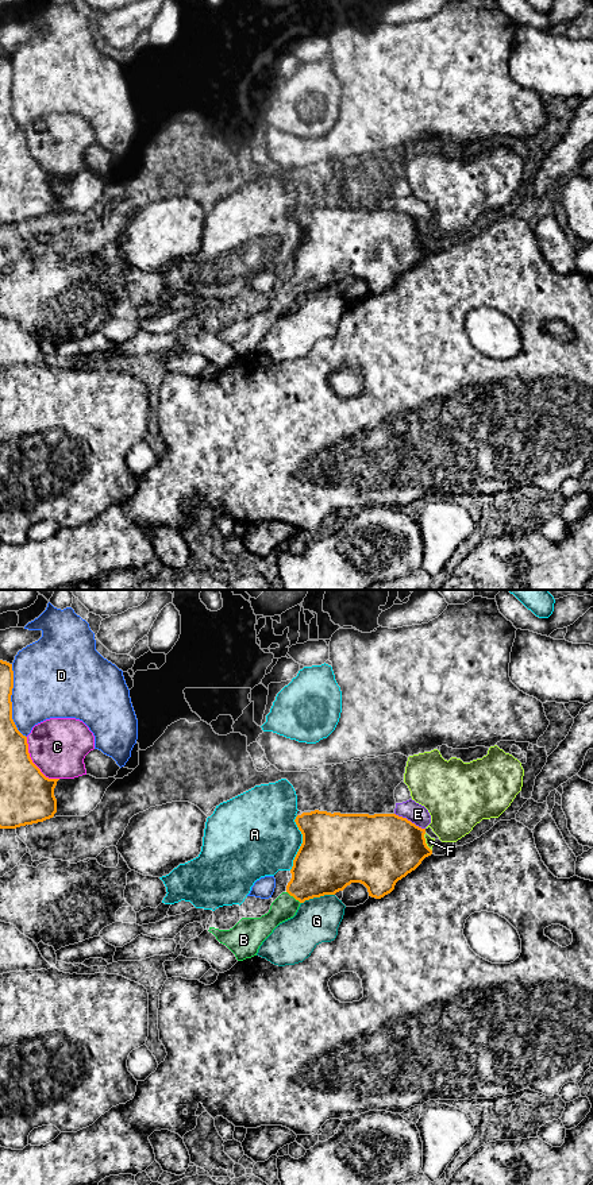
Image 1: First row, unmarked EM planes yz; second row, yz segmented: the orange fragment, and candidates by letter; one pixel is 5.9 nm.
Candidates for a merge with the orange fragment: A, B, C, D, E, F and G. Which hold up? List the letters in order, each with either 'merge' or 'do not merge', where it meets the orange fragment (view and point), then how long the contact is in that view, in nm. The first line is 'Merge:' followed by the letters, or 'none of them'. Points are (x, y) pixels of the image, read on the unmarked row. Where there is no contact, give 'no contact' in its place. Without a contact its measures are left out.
Merge: B
A: do not merge; meets orange in yz at (303, 238); contact 340 nm long
B: merge; meets orange in yz at (293, 292); contact 120 nm long
C: do not merge; meets orange in yz at (33, 158); contact 320 nm long
D: do not merge; meets orange in yz at (10, 96); contact 440 nm long
E: do not merge; meets orange in yz at (409, 216); contact 200 nm long
F: do not merge; meets orange in yz at (424, 238); contact 120 nm long
G: do not merge; meets orange in yz at (318, 292); contact 200 nm long

